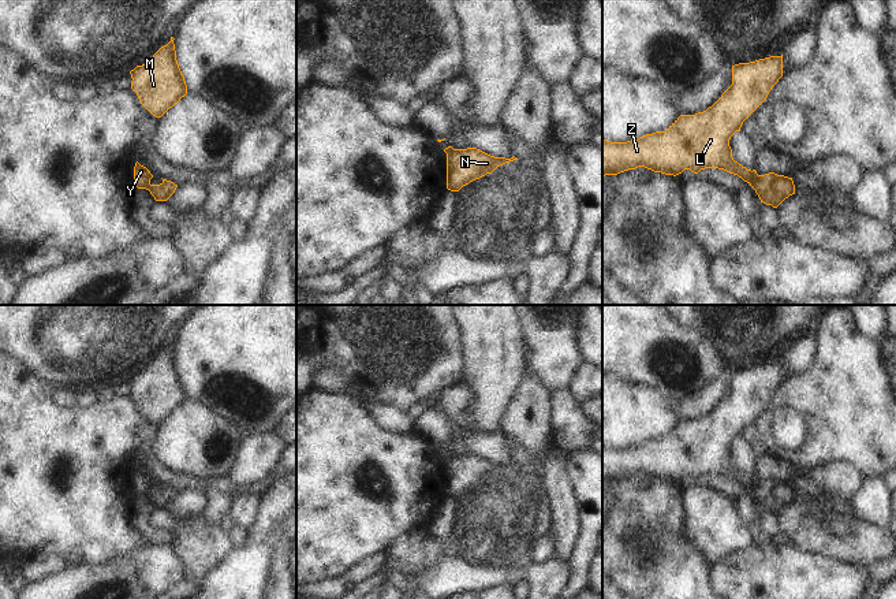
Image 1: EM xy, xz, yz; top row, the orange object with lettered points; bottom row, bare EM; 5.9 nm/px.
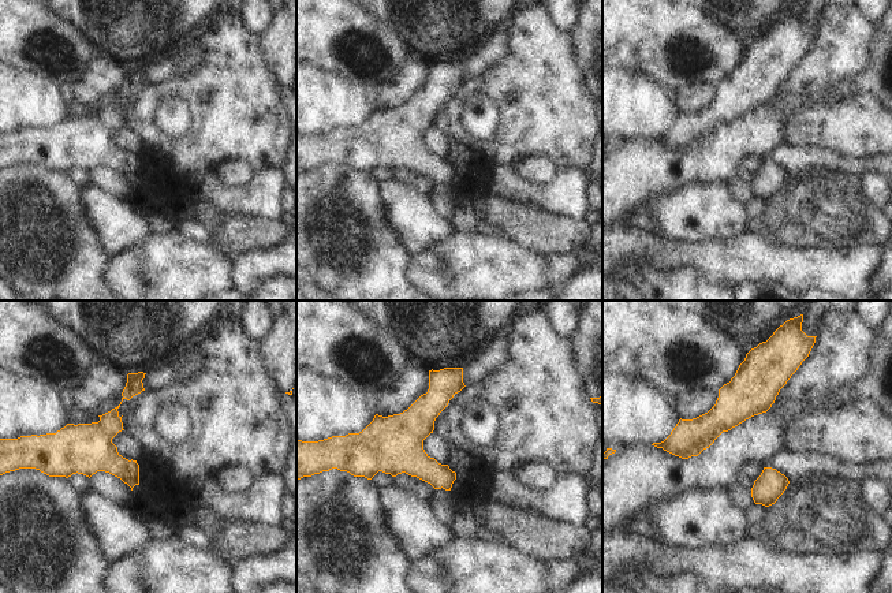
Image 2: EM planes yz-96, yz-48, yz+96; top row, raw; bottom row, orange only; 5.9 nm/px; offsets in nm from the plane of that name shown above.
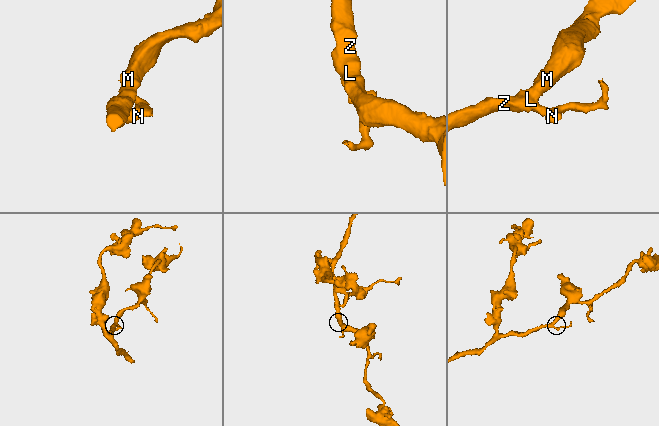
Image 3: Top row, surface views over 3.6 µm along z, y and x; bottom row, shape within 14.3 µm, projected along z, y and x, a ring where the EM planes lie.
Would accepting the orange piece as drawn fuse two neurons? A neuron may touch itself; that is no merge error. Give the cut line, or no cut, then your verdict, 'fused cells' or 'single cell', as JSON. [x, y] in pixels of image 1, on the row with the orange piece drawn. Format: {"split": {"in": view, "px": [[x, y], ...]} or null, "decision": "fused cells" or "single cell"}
{"split": {"in": "yz", "px": [[760, 175], [753, 188]]}, "decision": "fused cells"}

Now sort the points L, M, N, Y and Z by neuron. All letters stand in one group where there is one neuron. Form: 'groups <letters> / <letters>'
groups L M Y Z / N

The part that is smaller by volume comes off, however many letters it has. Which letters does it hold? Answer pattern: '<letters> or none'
N

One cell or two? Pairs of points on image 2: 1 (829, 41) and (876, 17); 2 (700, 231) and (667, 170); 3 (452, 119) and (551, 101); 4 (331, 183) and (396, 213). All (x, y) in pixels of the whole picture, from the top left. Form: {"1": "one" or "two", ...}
{"1": "two", "2": "two", "3": "one", "4": "one"}

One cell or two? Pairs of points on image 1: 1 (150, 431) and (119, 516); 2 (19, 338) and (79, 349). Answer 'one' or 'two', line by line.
1: one
2: one

